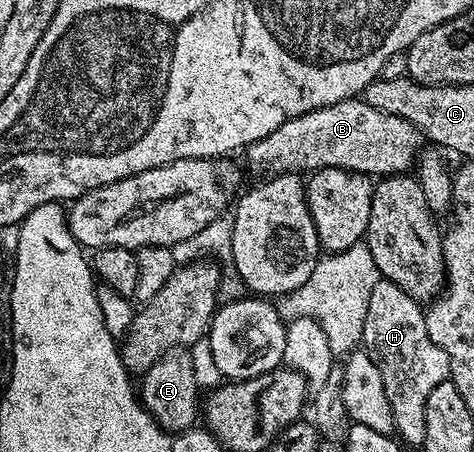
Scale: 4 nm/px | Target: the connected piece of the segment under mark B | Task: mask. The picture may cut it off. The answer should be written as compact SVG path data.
M351 99L332 103L328 107L320 107L308 111L299 117L288 119L272 135L264 135L264 139L253 141L246 146L244 156L254 173L277 175L280 173L296 173L309 175L320 169L349 169L351 173L365 173L374 179L405 174L413 170L416 158L420 153L420 134L418 129L408 123L408 119L400 119L396 115L384 115L384 111L376 111L376 107L368 107L365 99Z

